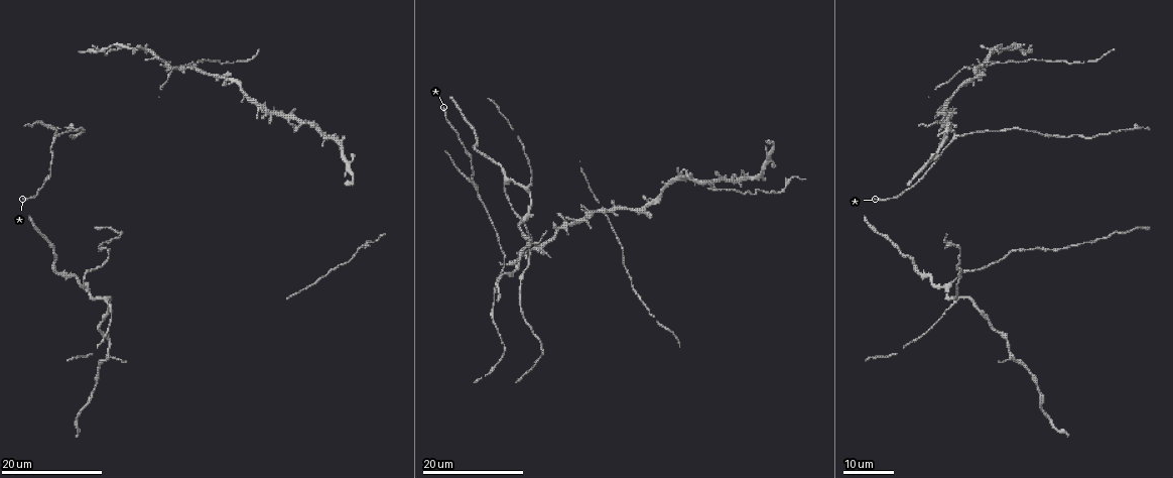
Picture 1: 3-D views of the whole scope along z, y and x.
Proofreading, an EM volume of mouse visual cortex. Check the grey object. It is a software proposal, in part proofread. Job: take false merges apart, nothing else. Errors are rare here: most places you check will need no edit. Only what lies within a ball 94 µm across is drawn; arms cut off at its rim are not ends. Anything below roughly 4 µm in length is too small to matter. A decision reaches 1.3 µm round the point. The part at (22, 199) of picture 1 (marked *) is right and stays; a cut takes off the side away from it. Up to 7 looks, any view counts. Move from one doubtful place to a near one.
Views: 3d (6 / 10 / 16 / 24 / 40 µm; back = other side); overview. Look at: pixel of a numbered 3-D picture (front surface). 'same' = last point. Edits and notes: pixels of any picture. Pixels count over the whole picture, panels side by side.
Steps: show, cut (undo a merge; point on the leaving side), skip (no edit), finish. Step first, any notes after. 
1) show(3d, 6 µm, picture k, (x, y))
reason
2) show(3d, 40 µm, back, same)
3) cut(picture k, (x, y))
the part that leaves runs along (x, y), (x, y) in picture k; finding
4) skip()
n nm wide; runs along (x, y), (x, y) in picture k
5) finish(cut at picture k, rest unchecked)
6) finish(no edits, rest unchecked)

show(3d, 24 µm, picture 1, (957, 137))
branch point

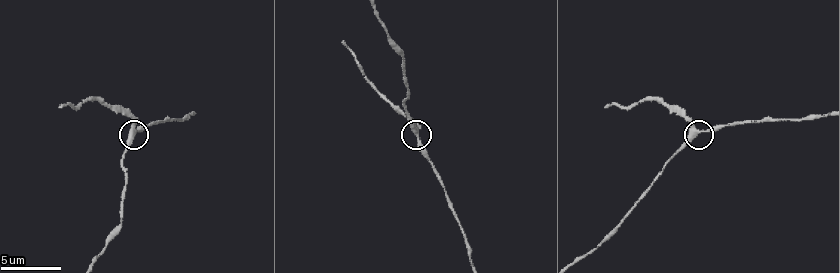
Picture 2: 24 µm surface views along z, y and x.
show(3d, 6 µm, picture 2, (134, 131))

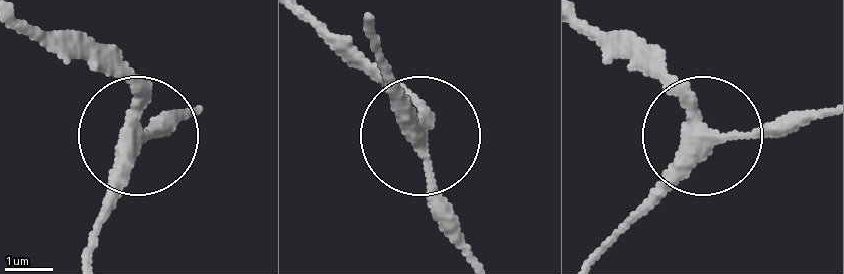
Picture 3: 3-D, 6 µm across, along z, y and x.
skip()
290 nm wide; one neuron here

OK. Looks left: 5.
show(3d, 16 µm, picture 1, (184, 67))
three arms meet

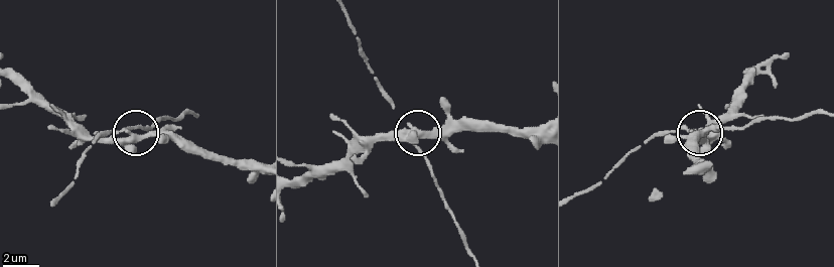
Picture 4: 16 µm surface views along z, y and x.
show(3d, 6 µm, picture 4, (130, 128))

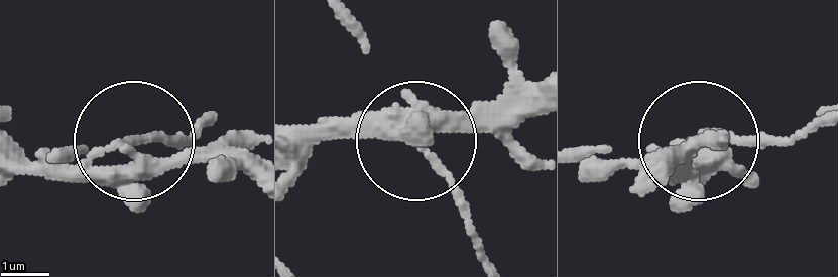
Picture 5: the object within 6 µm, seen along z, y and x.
cut(picture 5, (186, 149))
3 arms; a second neuron is stuck on

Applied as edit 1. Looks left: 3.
show(3d, 24 µm, picture 1, (944, 288))

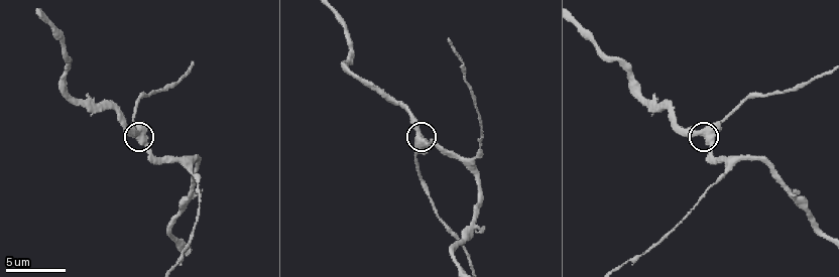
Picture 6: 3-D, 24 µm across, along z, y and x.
show(3d, 10 µm, picture 6, (698, 132))

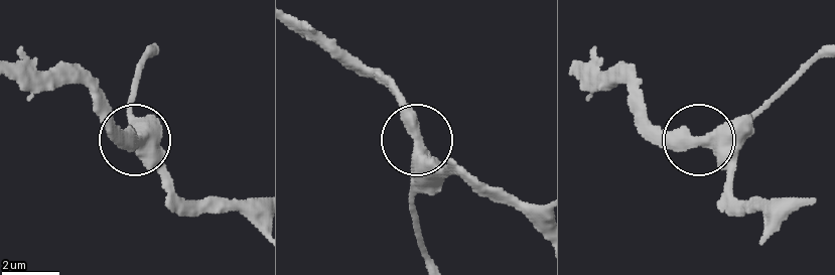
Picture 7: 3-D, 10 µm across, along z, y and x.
skip()
470 nm wide; runs along (297, 19), (363, 62), (401, 106), (413, 149), (413, 204) in picture 7; one neuron here

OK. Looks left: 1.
finish(cut at picture 5, rest unchecked)

